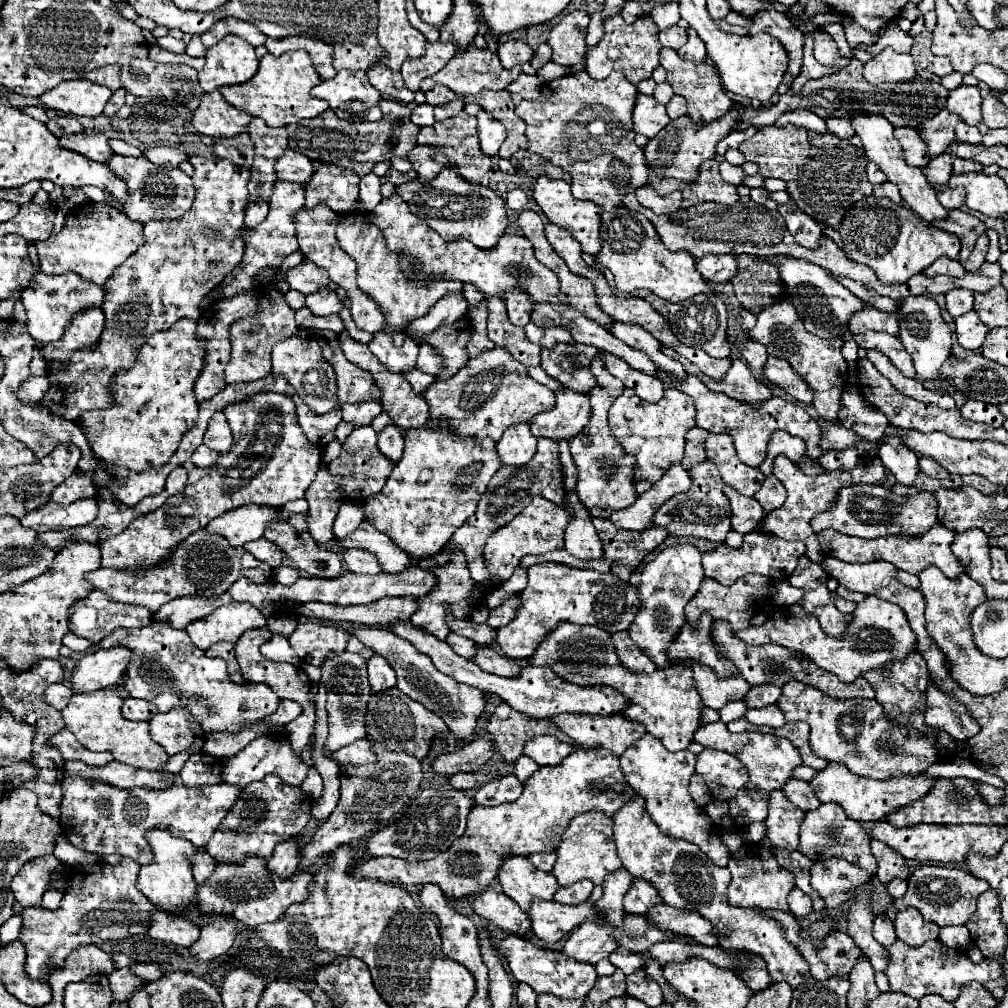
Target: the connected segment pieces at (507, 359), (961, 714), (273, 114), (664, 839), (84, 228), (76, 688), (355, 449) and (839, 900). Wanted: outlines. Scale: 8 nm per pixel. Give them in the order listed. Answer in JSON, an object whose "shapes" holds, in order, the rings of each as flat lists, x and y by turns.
{"shapes":[[[493,347,491,351,469,359,469,363,451,379,435,381,423,397,431,407,431,419,427,425,437,425,445,415,457,435,491,437,495,441,501,439,507,427,529,421,541,411,551,411,555,405,555,393,531,379,527,367,501,347]],[[929,681,925,697,927,697,927,711,925,711,927,727,941,729,957,741,971,739,973,735,979,733,981,727,965,709,965,705,961,705,953,695,941,691,935,685,935,681]],[[291,51,281,57,273,57,267,53,261,59,257,75,249,83,237,87,221,87,221,95,233,107,243,109,253,117,261,117,267,127,285,127,301,119,313,119,329,107,323,99,311,97,311,87,319,83,321,77,315,71,307,51]],[[633,793,631,801,621,807,617,815,613,815,613,831,617,855,633,877,645,879,653,883,657,893,661,895,665,905,689,909,711,921,719,947,723,949,747,949,749,953,757,953,767,961,769,973,773,981,785,981,791,987,809,979,809,963,801,957,801,953,785,939,785,929,781,923,753,911,753,909,737,909,727,903,727,885,729,885,729,869,717,867,709,863,709,857,695,845,683,839,673,839,663,835,659,827,653,823,645,809,645,801,641,795]],[[85,203,79,205,79,208,66,215,63,229,57,235,51,235,45,243,37,243,37,257,39,257,39,265,43,273,49,275,63,275,63,273,77,273,83,279,89,279,95,285,105,285,107,277,129,257,133,255,133,251,137,251,141,247,141,243,145,243,143,237,143,225,139,221,131,221,125,217,123,211,119,211,117,207,113,207,111,203]],[[111,647,87,653,71,673,73,693,91,693,99,689,113,687,123,679,125,667,129,665,129,649]],[[355,427,343,441,343,451,329,463,331,475,339,477,363,477,363,479,387,479,393,463,377,451,377,433,369,427]],[[825,859,825,861,815,861,813,871,811,871,811,887,819,891,827,907,839,907,847,903,857,887,865,885,871,881,871,875,849,863,847,859]]]}

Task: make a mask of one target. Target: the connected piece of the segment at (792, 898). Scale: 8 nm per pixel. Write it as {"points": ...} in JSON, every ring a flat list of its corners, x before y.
{"points":[[793,887,787,901,789,901,789,909,793,911,795,917,805,917,811,913,811,897,807,893,803,893,799,887]]}

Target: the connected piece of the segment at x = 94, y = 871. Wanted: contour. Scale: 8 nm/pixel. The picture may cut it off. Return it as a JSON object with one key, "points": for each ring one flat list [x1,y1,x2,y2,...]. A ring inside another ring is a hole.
{"points":[[123,857,117,865,91,865,89,871,83,871,73,881,73,891,67,891,59,903,59,909,49,911,45,907,23,909,23,927,19,939,25,941,27,951,27,975,31,979,47,979,51,971,65,965,65,957,79,943,93,943,107,939,125,939,133,935,133,925,147,927,151,923,149,913,155,905,137,889,139,865]]}

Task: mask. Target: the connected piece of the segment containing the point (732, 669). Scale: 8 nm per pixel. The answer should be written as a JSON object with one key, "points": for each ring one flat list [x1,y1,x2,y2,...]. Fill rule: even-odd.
{"points":[[703,615,701,623,695,629,685,623,669,647,669,657,673,661,697,661,701,665,707,665,723,679,739,675,737,667,713,645,711,627,713,619,709,619,709,615]]}

